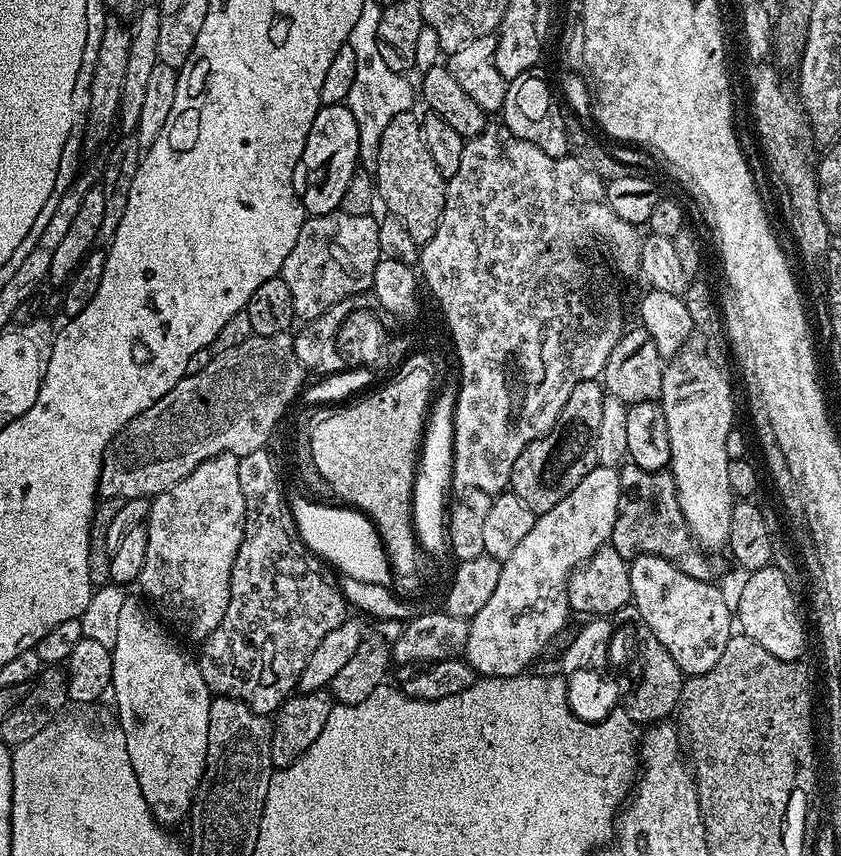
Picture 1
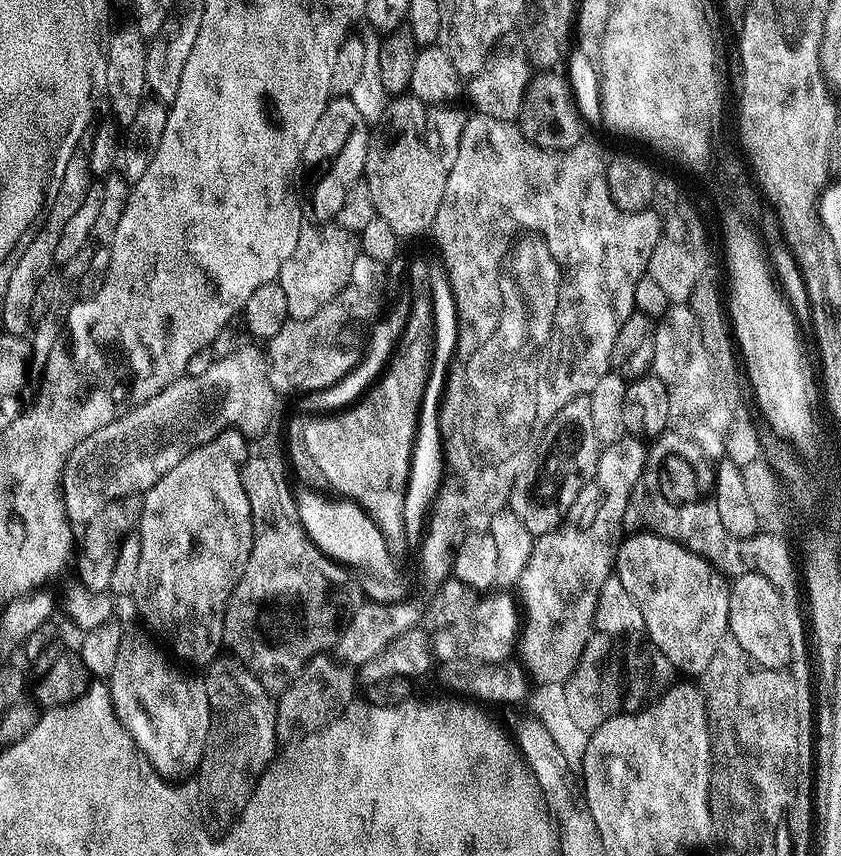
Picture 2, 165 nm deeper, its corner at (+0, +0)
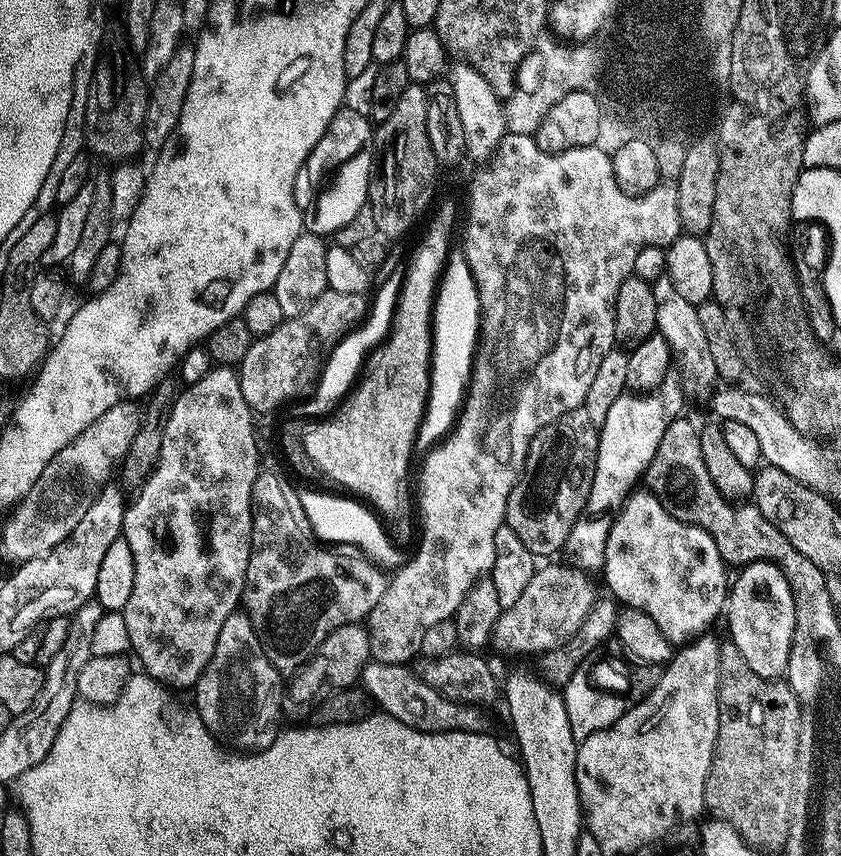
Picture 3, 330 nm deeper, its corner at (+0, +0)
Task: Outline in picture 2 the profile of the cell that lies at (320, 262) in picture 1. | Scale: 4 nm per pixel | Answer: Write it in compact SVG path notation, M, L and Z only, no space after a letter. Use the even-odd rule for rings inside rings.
M320 222L315 226L317 228L301 227L294 251L280 267L278 283L286 294L286 310L293 320L305 320L318 314L326 302L349 287L351 267L358 253L357 233L347 232L332 222Z

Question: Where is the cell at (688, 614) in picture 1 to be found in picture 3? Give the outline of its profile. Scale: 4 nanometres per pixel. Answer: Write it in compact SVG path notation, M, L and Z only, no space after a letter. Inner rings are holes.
M647 490L633 491L632 495L624 502L624 507L615 513L612 525L610 526L610 534L606 538L606 558L604 559L604 567L602 569L602 577L608 583L608 588L613 597L623 607L637 608L646 614L650 614L650 618L654 618L654 622L658 625L658 630L662 630L662 634L668 639L669 644L673 646L685 646L699 639L709 631L708 628L716 619L721 619L722 613L725 611L728 603L728 590L730 587L730 572L724 563L724 559L718 554L718 546L714 546L714 538L710 538L710 534L706 530L702 530L696 524L687 524L686 522L678 522L678 518L674 518L662 506L662 502L658 502L654 498L652 492Z

